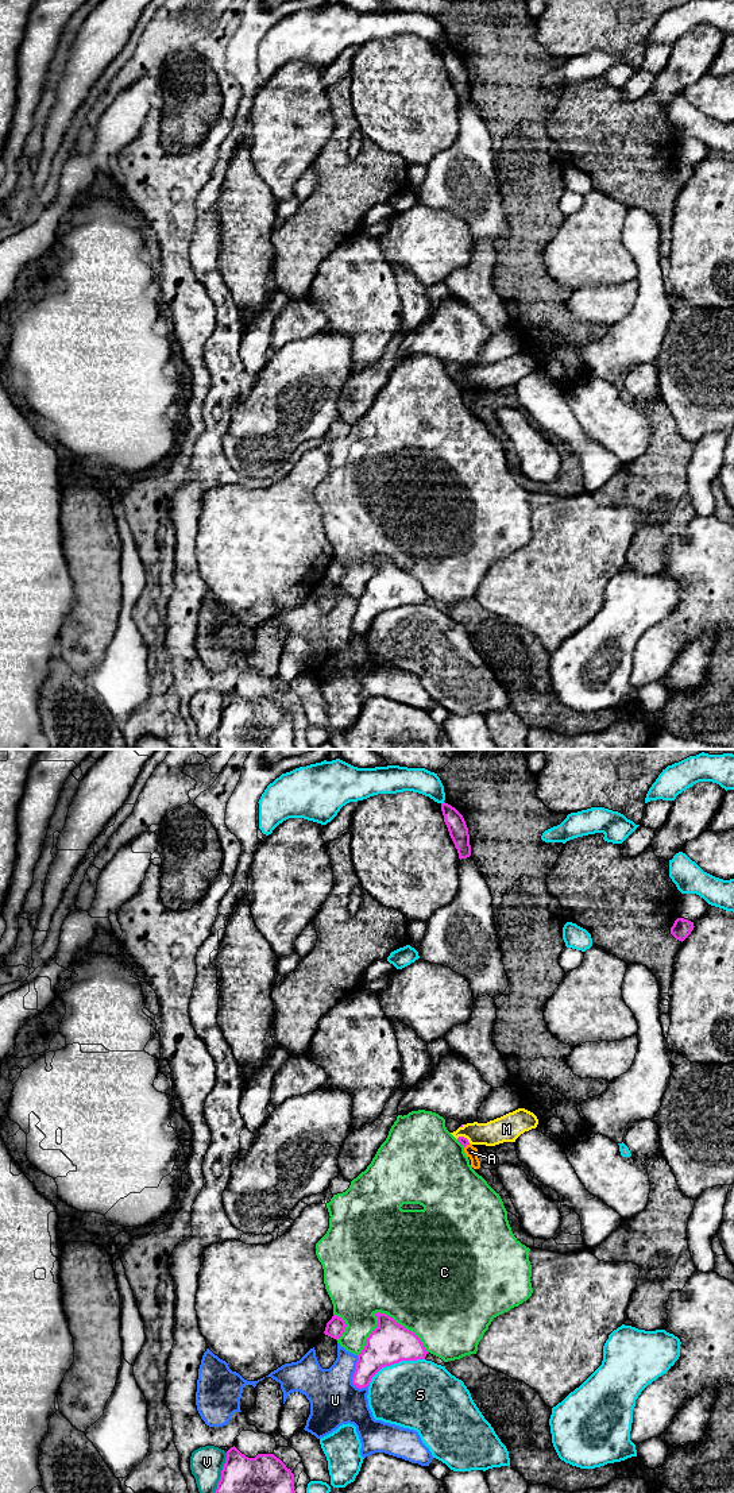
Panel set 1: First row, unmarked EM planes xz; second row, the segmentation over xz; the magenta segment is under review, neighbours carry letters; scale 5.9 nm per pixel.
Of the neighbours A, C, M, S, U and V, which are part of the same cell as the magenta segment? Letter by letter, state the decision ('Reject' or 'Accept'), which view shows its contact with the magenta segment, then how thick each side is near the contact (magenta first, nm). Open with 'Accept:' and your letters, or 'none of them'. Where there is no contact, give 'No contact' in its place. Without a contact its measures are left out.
Accept: none of them
A: Reject. Touches magenta in xz. Thickness 50 nm (magenta) against 70 nm
C: Reject. Touches magenta in xz. Thickness 240 nm (magenta) against 480 nm
M: Reject. Touches magenta in xz. Thickness 50 nm (magenta) against 150 nm
S: Reject. Touches magenta in xz. Thickness 240 nm (magenta) against 420 nm
U: Reject. Touches magenta in xz. Thickness 240 nm (magenta) against 300 nm
V: Reject. Touches magenta in xz. Thickness 220 nm (magenta) against 190 nm

